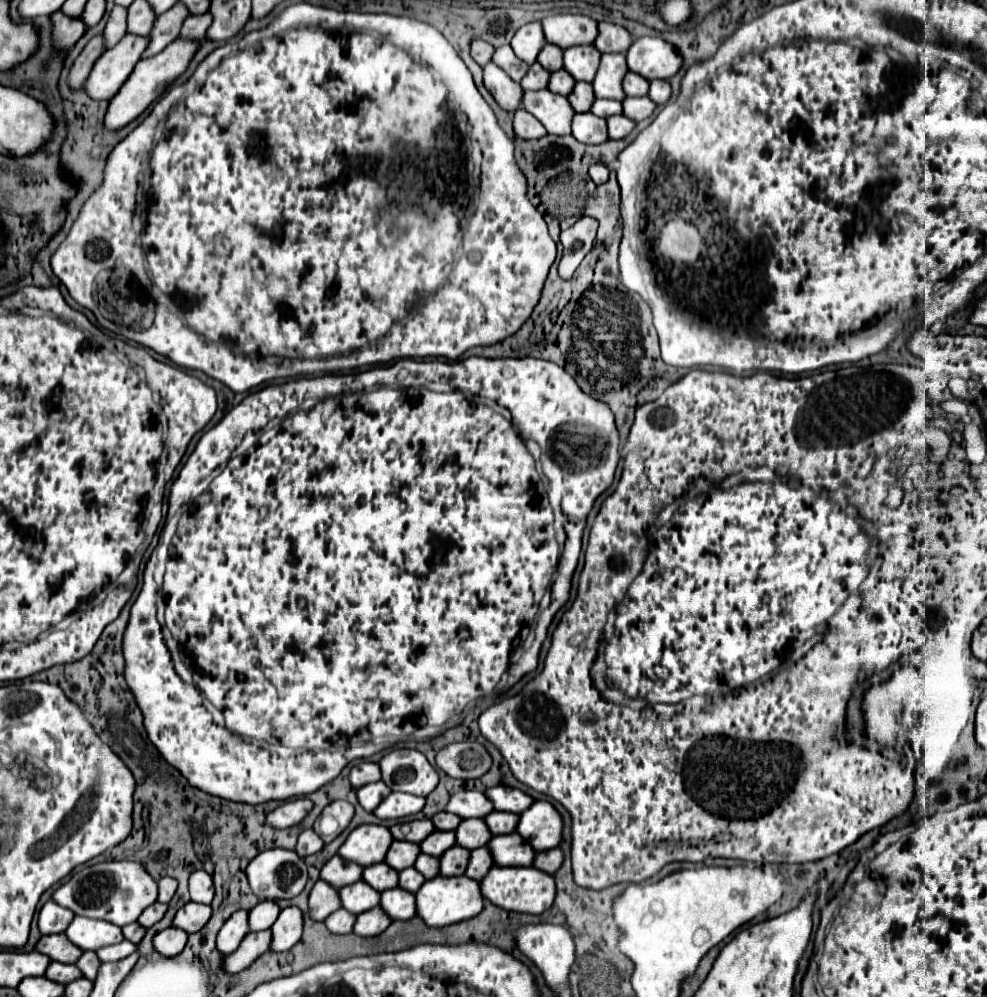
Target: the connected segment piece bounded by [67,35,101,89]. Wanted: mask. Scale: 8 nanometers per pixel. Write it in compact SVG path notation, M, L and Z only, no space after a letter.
M97 35L97 37L93 37L87 45L85 45L85 49L79 53L79 57L75 59L75 63L73 63L73 67L71 67L71 71L69 71L69 77L67 77L67 85L69 85L69 89L77 89L77 87L81 87L83 83L85 83L85 79L89 77L89 71L91 71L91 67L93 67L93 63L97 61L97 57L101 55L101 35Z

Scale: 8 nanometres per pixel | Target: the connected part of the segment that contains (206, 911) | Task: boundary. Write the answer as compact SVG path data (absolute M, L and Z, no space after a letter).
M187 903L185 907L181 907L173 919L173 925L183 929L185 933L195 933L199 929L203 929L203 925L209 921L211 917L211 907L209 905L201 905L201 903Z

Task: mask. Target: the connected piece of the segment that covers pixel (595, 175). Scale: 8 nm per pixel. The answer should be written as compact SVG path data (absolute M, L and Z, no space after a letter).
M595 163L595 165L591 165L591 169L589 169L589 177L591 177L597 185L601 185L601 183L607 181L609 169L607 169L603 163Z

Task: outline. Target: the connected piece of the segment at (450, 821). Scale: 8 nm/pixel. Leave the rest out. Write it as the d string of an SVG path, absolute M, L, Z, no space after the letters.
M441 811L441 813L433 815L431 821L433 821L435 829L439 829L439 831L453 831L453 829L461 823L461 817L451 815L451 813L447 813L447 811Z

